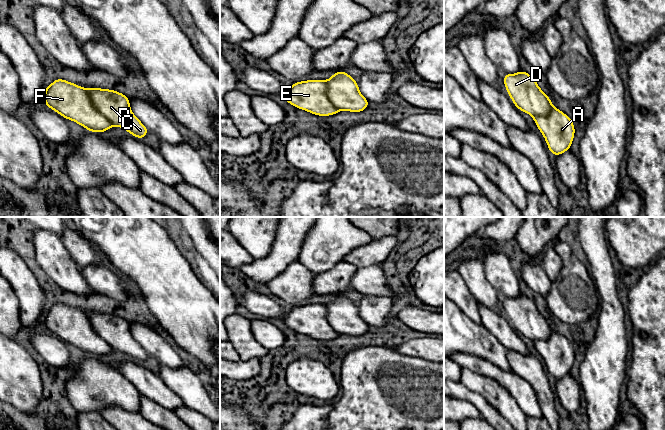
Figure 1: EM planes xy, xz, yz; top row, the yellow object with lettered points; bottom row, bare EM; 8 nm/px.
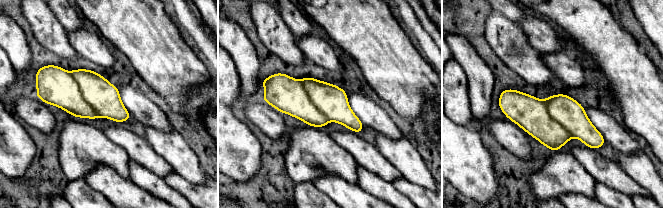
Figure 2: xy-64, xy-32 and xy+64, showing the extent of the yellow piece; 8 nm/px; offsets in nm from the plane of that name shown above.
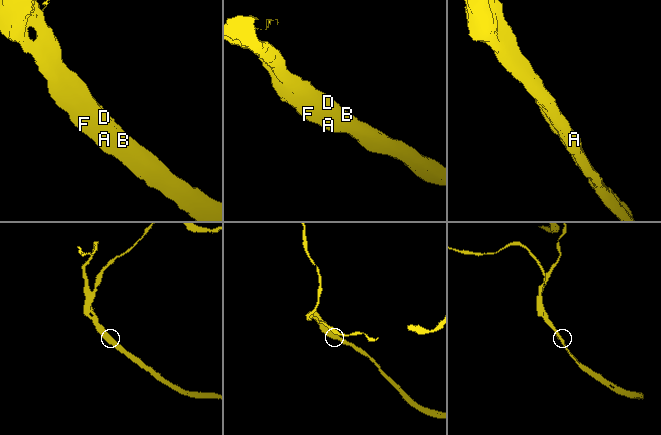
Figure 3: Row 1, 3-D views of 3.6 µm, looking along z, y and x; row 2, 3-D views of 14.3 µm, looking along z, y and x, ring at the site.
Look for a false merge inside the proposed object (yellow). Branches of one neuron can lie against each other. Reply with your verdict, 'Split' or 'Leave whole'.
Split

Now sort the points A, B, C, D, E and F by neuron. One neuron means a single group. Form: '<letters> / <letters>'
A E F / B C D

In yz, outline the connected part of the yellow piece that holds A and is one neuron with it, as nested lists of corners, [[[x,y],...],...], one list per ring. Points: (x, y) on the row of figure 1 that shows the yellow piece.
[[[553,106],[548,115],[535,116],[533,119],[545,138],[548,150],[555,157],[570,150],[575,137],[575,125],[563,111]]]

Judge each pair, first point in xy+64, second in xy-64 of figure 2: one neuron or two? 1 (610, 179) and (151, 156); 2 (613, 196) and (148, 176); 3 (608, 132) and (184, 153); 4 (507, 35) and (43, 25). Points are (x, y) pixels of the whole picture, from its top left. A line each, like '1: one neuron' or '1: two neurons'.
1: one neuron
2: one neuron
3: two neurons
4: one neuron

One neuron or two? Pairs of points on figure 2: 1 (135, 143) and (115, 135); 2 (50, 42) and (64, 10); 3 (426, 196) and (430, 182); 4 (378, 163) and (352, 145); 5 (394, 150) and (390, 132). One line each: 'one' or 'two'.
1: one
2: two
3: two
4: one
5: two

